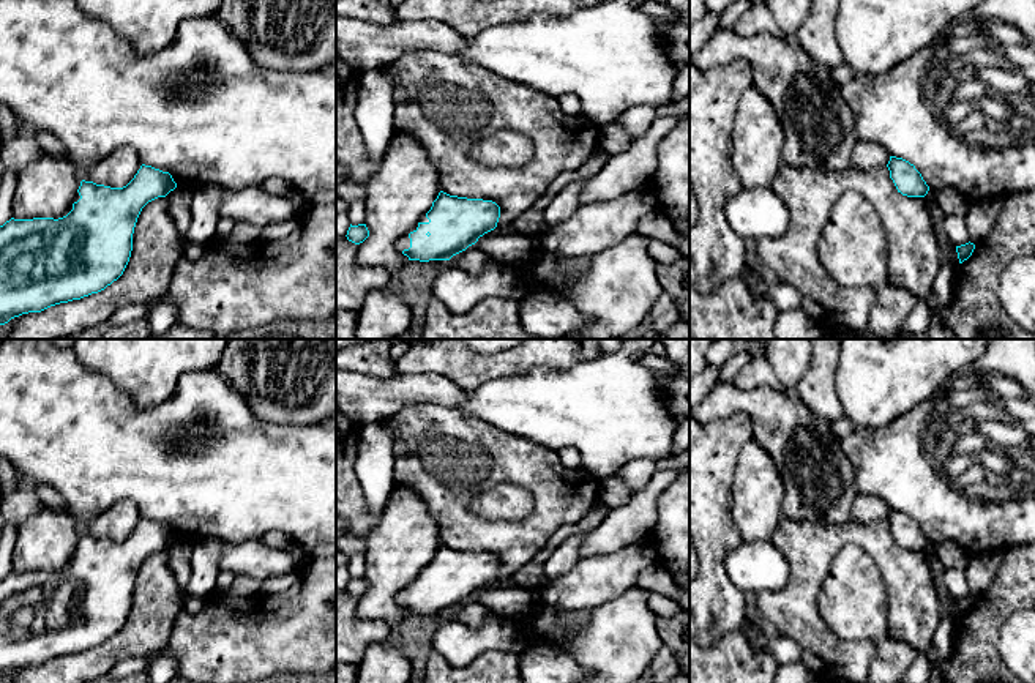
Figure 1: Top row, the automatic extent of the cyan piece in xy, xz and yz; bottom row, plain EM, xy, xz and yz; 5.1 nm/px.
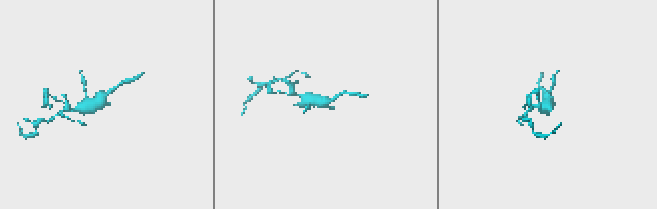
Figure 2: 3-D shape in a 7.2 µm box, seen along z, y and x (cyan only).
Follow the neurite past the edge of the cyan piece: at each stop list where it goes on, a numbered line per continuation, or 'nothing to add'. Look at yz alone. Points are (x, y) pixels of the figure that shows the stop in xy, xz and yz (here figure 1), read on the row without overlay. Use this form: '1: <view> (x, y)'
nothing to add

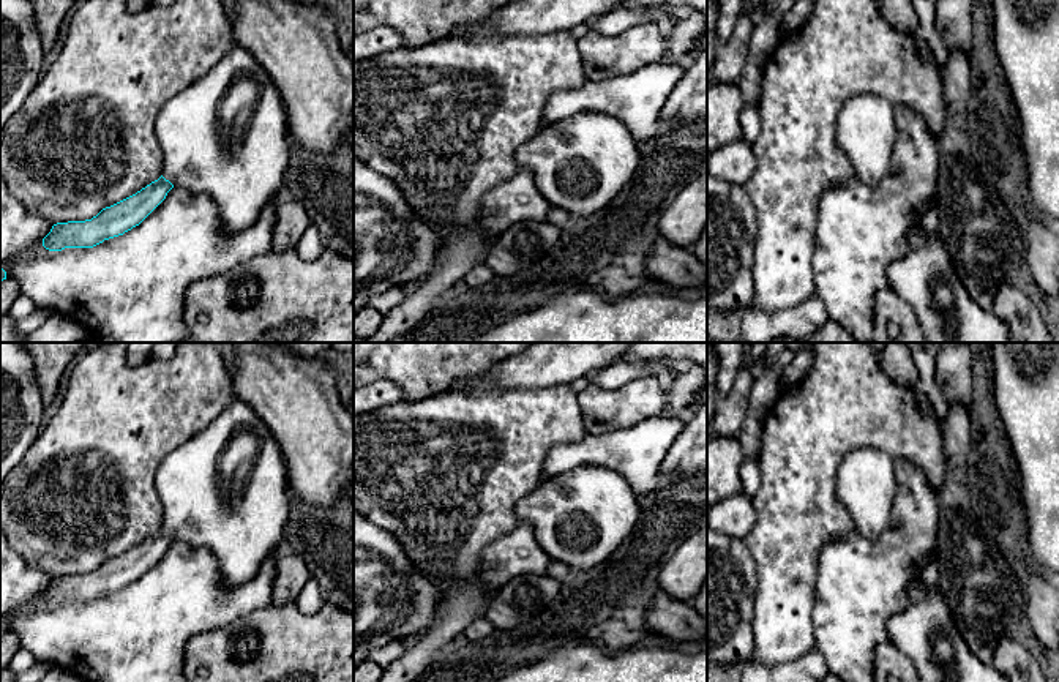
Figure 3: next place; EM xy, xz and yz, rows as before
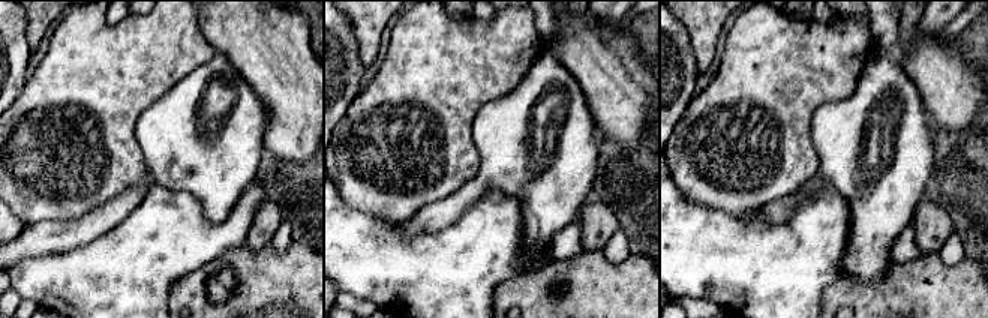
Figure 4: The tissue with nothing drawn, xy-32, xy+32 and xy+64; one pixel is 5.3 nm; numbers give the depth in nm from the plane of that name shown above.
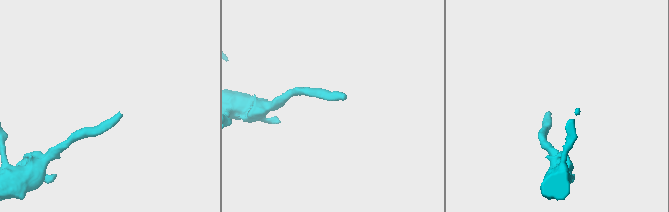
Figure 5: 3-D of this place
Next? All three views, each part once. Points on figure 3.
1: xy (228, 488)

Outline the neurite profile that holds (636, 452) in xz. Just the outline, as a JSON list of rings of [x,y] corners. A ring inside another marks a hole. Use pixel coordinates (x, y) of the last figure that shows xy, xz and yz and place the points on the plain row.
[[[652,415],[633,426],[614,428],[601,434],[554,447],[544,463],[541,482],[579,466],[604,466],[619,472],[634,496],[674,483],[661,475],[663,461],[685,423],[677,417]]]

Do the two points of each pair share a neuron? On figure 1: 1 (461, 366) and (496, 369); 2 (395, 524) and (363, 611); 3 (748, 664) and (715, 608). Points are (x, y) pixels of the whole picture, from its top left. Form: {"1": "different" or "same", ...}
{"1": "same", "2": "same", "3": "different"}

